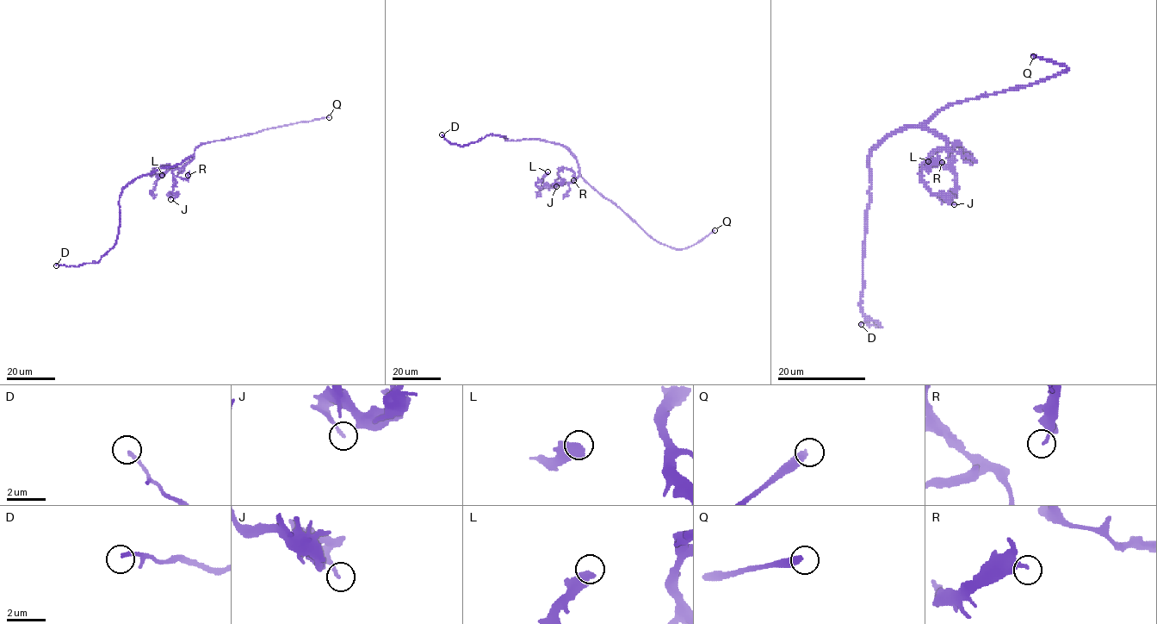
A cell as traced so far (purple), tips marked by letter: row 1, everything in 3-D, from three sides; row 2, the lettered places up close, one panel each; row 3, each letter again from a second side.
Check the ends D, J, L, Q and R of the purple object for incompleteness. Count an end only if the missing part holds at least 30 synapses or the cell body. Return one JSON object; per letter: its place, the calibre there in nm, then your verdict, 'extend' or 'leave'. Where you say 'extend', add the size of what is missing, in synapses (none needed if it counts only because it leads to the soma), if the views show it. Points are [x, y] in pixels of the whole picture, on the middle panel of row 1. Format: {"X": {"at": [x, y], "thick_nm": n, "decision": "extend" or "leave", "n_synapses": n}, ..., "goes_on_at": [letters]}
{"D": {"at": [442, 134], "thick_nm": 190, "decision": "leave"}, "J": {"at": [556, 186], "thick_nm": 160, "decision": "leave"}, "L": {"at": [547, 171], "thick_nm": 550, "decision": "leave"}, "Q": {"at": [714, 230], "thick_nm": 400, "decision": "extend", "n_synapses": 300}, "R": {"at": [573, 180], "thick_nm": 200, "decision": "leave"}, "goes_on_at": ["Q"]}

